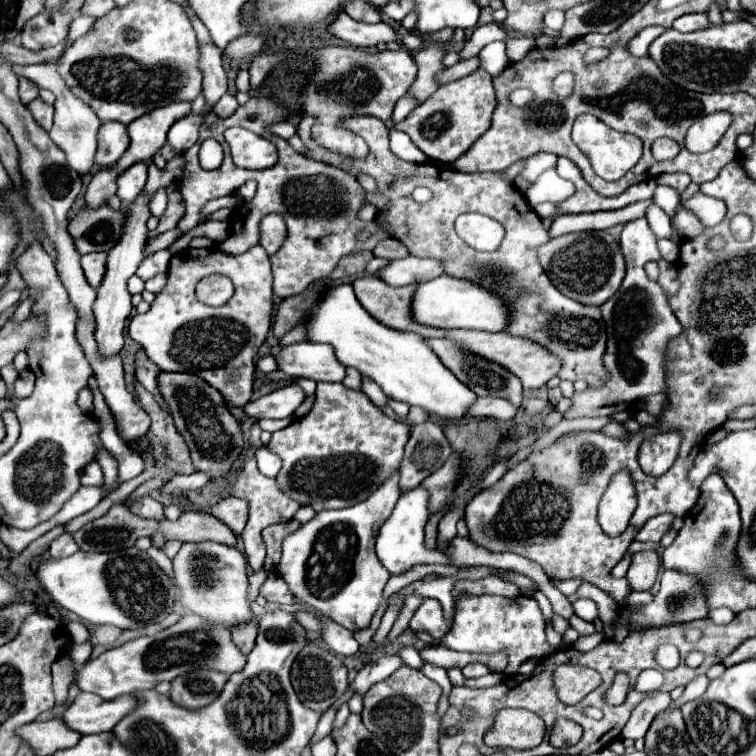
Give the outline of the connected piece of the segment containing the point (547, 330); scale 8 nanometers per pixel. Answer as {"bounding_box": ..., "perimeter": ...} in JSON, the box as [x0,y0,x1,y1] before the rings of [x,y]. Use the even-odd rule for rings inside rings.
{"bounding_box":[299,115,609,387],"perimeter":[[[309,115],[309,117],[303,117],[301,123],[299,123],[299,137],[305,141],[305,145],[311,151],[307,155],[317,159],[317,161],[323,161],[323,163],[337,165],[337,167],[349,171],[351,175],[355,175],[357,171],[363,171],[363,173],[375,177],[375,181],[379,185],[379,195],[369,195],[367,193],[367,199],[369,199],[371,205],[377,205],[377,209],[379,209],[379,217],[377,219],[385,223],[385,229],[391,233],[391,237],[399,239],[409,249],[411,255],[441,259],[445,263],[445,273],[447,275],[465,277],[469,281],[475,281],[475,283],[483,285],[489,291],[495,291],[499,297],[503,297],[503,301],[511,307],[511,313],[513,313],[511,325],[507,327],[507,331],[513,333],[513,335],[535,339],[537,343],[541,343],[547,349],[551,349],[553,353],[557,353],[559,359],[563,361],[563,367],[559,371],[561,379],[569,379],[569,381],[583,379],[583,381],[587,381],[589,387],[601,387],[609,379],[609,373],[607,373],[605,365],[603,365],[605,323],[603,323],[601,311],[599,311],[599,307],[581,305],[579,301],[573,301],[573,299],[565,297],[549,281],[549,277],[545,275],[545,271],[541,269],[541,265],[537,261],[537,247],[549,241],[549,233],[543,227],[539,215],[529,207],[529,203],[525,201],[525,197],[521,195],[521,191],[515,187],[513,181],[505,181],[501,177],[501,173],[471,173],[469,175],[469,173],[459,173],[459,171],[455,171],[451,167],[439,167],[439,165],[433,165],[433,163],[415,165],[415,163],[403,161],[397,155],[393,155],[393,151],[389,149],[389,133],[387,133],[383,121],[377,119],[377,117],[369,117],[369,115],[357,115],[357,117],[347,117],[345,119],[345,127],[349,127],[353,133],[361,135],[365,139],[365,143],[369,145],[367,157],[357,159],[357,161],[349,161],[349,159],[325,149],[325,147],[321,147],[321,145],[313,141],[311,127],[313,127],[315,121],[317,119],[313,115]],[[417,185],[425,185],[425,187],[429,187],[433,191],[433,197],[425,205],[419,205],[419,203],[415,203],[411,199],[411,189],[415,189]],[[469,211],[477,211],[477,213],[489,215],[489,217],[497,219],[505,227],[505,239],[503,239],[503,243],[499,245],[497,251],[493,251],[493,253],[475,251],[475,249],[471,249],[469,245],[465,245],[457,237],[457,233],[453,229],[453,223],[455,223],[457,215],[469,213]]]}

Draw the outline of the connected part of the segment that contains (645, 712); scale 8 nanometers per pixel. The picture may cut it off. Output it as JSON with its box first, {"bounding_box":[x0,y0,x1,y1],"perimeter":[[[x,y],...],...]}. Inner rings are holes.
{"bounding_box":[621,693,671,739],"perimeter":[[[655,693],[655,697],[643,699],[643,701],[635,707],[635,711],[631,713],[631,719],[629,719],[627,725],[623,727],[621,737],[623,737],[623,739],[627,739],[627,737],[629,737],[629,739],[641,739],[641,737],[645,737],[645,733],[647,733],[651,721],[655,719],[655,715],[657,715],[659,711],[667,709],[669,703],[671,703],[669,693]]]}

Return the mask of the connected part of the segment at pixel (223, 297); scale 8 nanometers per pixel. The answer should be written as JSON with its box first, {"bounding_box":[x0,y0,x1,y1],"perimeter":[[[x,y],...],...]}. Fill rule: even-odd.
{"bounding_box":[196,274,234,306],"perimeter":[[[214,274],[203,278],[196,286],[196,295],[199,301],[210,306],[221,306],[233,296],[234,287],[231,280],[224,275]],[[214,291],[214,292],[205,292]]]}

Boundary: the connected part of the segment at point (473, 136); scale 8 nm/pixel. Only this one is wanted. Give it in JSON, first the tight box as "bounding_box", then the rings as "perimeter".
{"bounding_box":[395,69,496,163],"perimeter":[[[477,69],[463,79],[441,85],[425,103],[413,109],[407,119],[395,127],[405,131],[429,159],[453,163],[491,127],[491,113],[496,104],[491,75],[485,69]]]}

